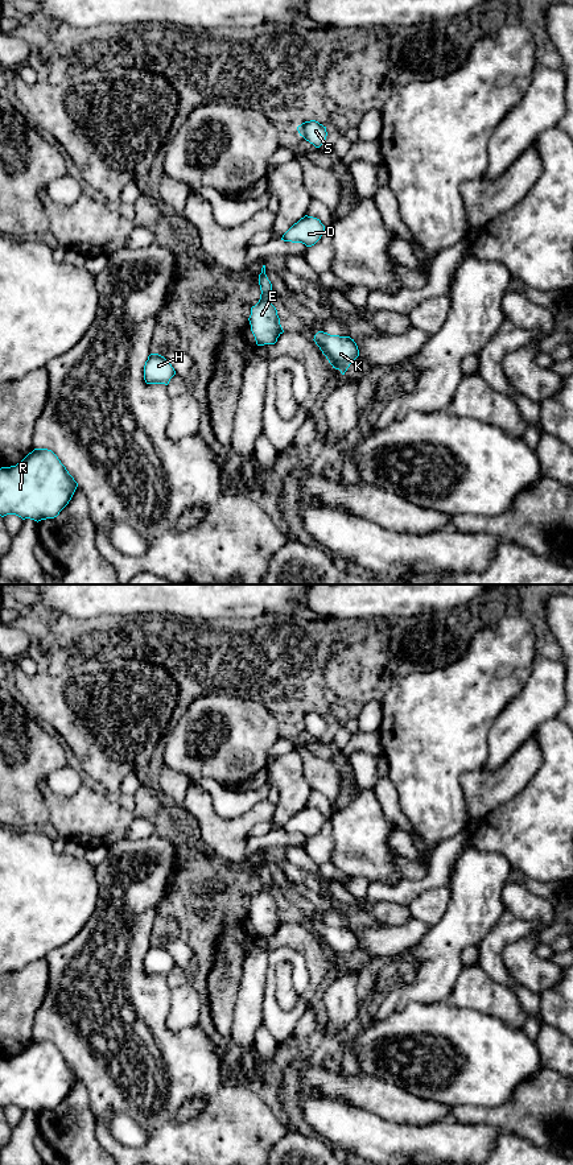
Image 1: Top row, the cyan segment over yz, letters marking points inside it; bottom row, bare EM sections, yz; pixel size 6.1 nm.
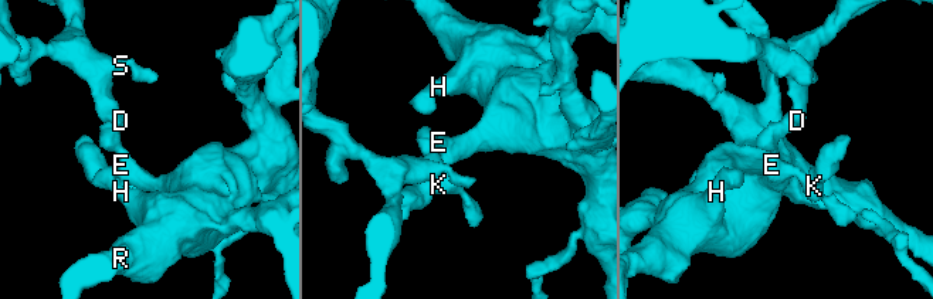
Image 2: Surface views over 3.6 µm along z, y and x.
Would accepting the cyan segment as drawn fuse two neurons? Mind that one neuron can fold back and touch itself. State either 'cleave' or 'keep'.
keep

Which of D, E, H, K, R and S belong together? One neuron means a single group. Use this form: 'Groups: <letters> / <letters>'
Groups: D E H K R S

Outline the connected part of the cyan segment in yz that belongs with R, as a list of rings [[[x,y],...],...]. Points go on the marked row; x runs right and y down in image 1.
[[[34,449],[20,463],[0,468],[0,516],[16,515],[22,520],[54,519],[71,500],[78,483],[48,449]]]

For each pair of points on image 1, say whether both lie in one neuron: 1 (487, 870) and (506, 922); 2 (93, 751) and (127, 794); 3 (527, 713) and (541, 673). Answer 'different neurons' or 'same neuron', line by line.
1: different neurons
2: different neurons
3: same neuron

